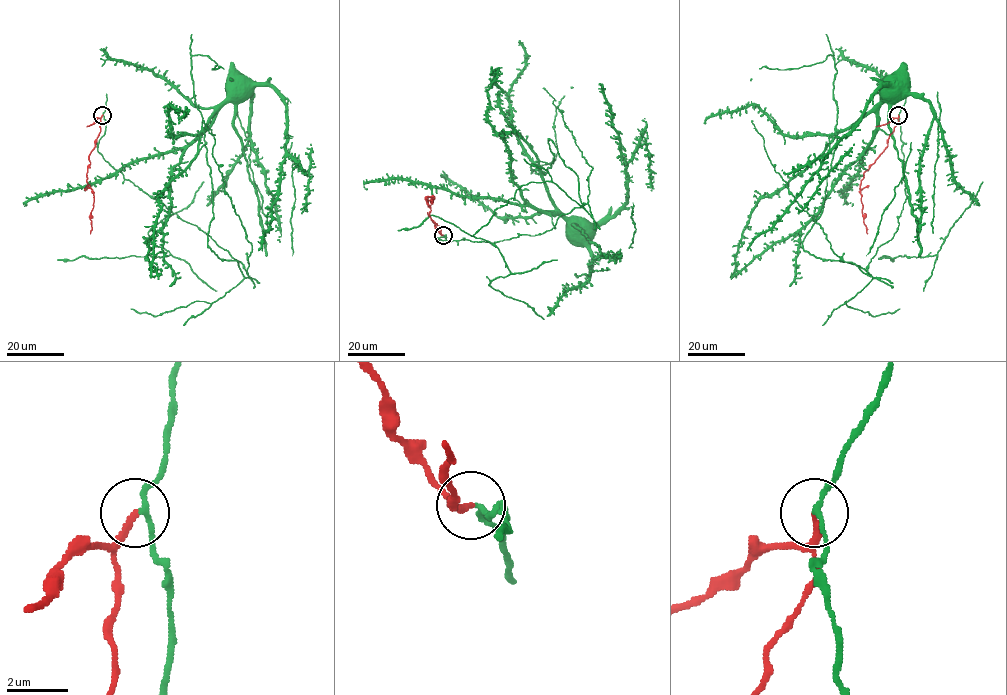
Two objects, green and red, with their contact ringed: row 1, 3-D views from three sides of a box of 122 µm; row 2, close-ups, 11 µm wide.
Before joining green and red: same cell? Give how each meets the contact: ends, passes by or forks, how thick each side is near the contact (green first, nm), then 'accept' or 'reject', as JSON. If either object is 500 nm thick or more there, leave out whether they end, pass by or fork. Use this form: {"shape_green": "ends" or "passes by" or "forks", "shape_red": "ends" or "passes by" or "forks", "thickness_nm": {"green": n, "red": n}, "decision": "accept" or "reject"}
{"shape_green": "passes by", "shape_red": "ends", "thickness_nm": {"green": 150, "red": 200}, "decision": "reject"}

